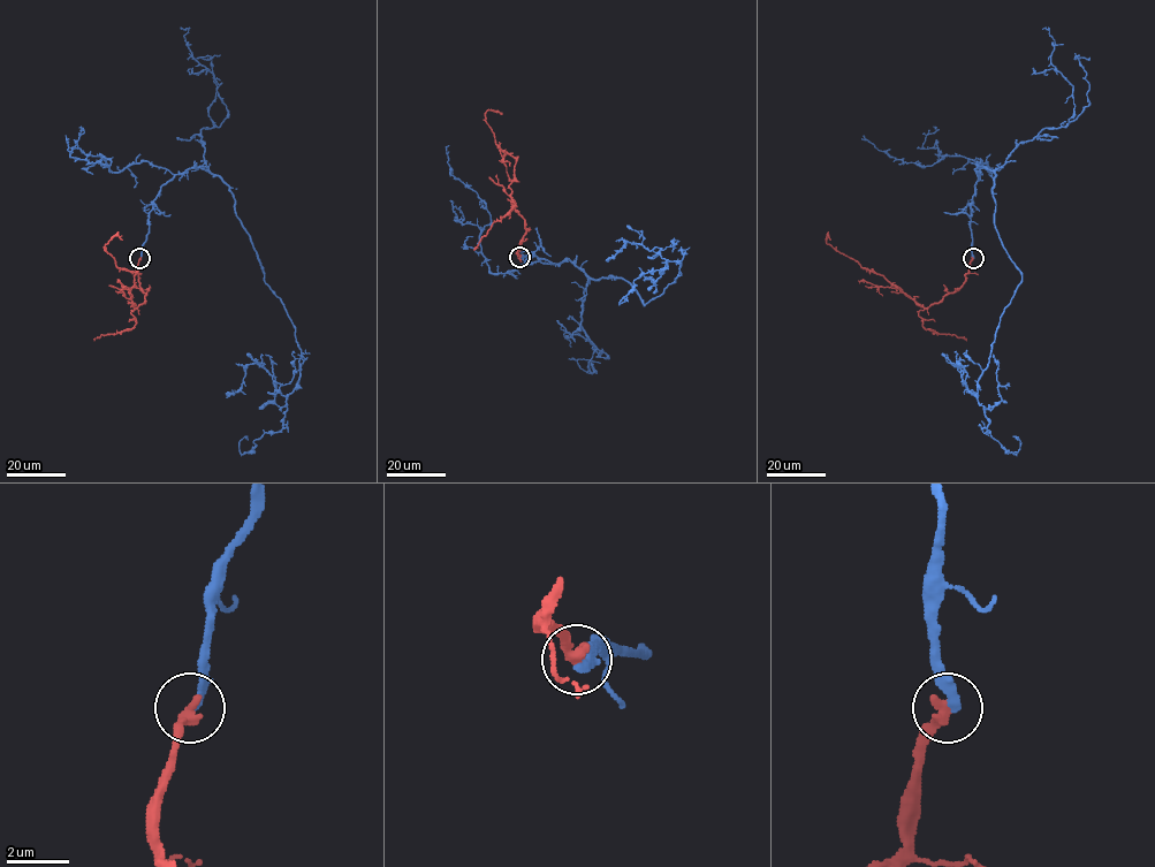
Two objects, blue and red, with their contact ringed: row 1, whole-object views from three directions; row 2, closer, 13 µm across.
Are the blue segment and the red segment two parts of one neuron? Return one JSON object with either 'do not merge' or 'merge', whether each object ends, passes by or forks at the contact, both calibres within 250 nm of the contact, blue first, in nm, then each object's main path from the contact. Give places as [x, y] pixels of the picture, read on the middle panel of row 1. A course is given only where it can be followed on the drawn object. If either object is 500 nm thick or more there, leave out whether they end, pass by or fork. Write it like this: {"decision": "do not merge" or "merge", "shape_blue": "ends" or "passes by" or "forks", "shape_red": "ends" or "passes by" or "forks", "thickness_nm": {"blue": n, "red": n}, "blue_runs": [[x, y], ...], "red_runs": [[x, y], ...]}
{"decision": "merge", "shape_blue": "ends", "shape_red": "ends", "thickness_nm": {"blue": 320, "red": 400}, "blue_runs": [[519, 257], [623, 278], [644, 305], [679, 265], [646, 272], [625, 297]], "red_runs": [[519, 257], [524, 219], [515, 207], [509, 184], [516, 159], [496, 144], [485, 116], [487, 109], [502, 114]]}

